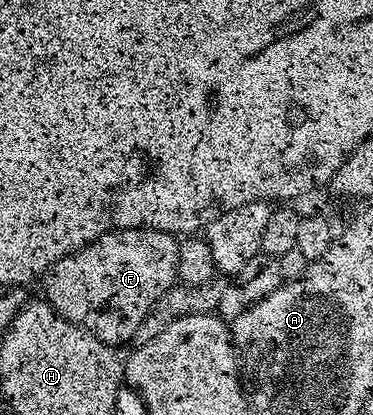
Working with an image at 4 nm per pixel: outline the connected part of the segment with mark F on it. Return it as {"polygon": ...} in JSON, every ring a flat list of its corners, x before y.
{"polygon":[[116,228,113,232,107,232,101,238,97,238,89,246,85,246,81,250,77,250,73,254,69,254,65,258,61,258,47,272,47,275,42,277,41,285,43,284,42,295,45,297,51,308,61,314,69,322,73,322,77,326,81,326,89,334,93,334,101,342,112,346,120,346,126,340,129,342,135,340,137,334,137,326,141,326,141,322,145,322,145,318,149,314,149,310,153,310,156,302,169,290,172,284,177,280,177,250,179,249,179,240,172,233,162,232,161,230,153,230,152,228]]}

